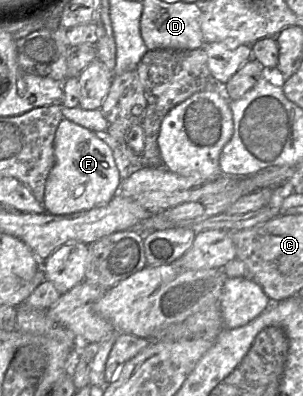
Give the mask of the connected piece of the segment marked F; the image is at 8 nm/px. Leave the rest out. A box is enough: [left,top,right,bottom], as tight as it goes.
[44,118,121,215]

